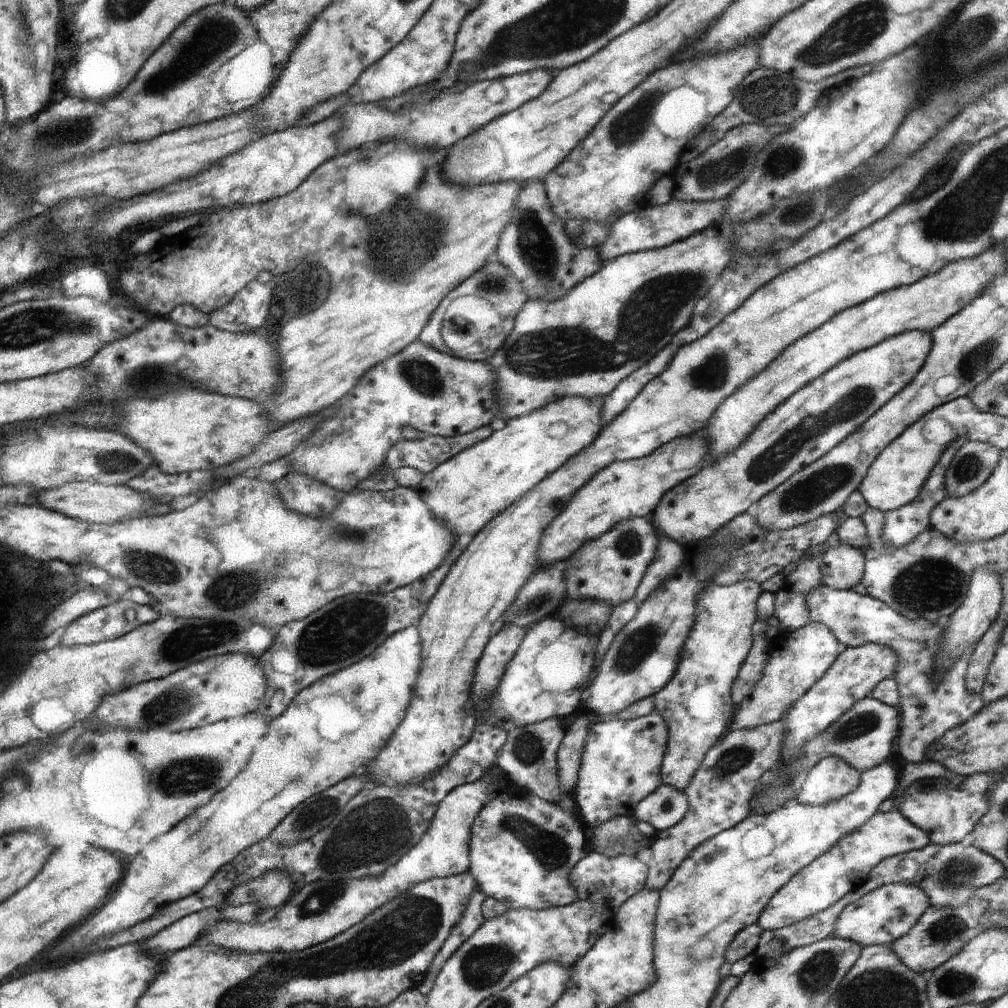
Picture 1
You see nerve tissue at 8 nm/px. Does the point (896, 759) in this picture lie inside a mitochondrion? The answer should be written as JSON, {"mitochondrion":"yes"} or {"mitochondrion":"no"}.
{"mitochondrion":"no"}

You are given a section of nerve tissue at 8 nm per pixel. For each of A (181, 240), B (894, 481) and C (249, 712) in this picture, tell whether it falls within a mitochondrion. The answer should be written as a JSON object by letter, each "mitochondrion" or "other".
{"A":"other","B":"other","C":"other"}

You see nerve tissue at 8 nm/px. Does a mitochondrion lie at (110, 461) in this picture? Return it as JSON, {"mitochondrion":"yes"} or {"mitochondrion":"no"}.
{"mitochondrion":"yes"}

